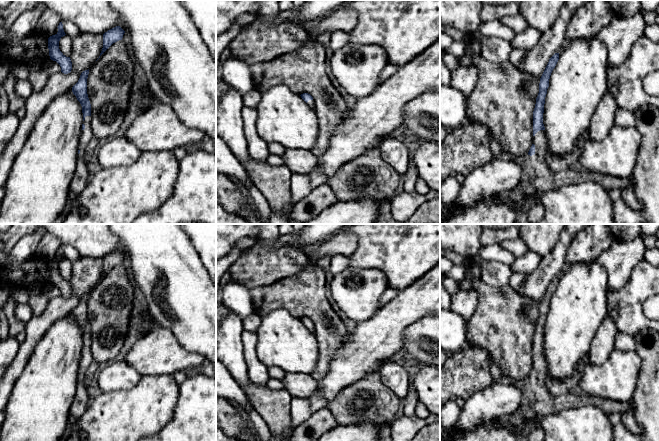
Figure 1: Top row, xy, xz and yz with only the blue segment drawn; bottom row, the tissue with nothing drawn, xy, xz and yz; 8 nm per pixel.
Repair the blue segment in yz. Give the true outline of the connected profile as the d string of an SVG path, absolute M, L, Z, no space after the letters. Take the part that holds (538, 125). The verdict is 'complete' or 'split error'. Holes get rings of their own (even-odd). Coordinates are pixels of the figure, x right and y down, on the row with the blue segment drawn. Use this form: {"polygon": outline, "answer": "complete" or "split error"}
{"polygon": "M555 53L549 59L540 78L539 93L533 111L533 144L526 155L514 158L522 167L522 176L519 184L508 192L508 196L517 213L539 191L558 189L565 185L579 184L586 181L594 181L607 190L619 189L621 191L632 183L629 177L606 176L583 168L553 172L548 167L545 161L547 142L543 113L549 79L558 60L559 53Z", "answer": "split error"}

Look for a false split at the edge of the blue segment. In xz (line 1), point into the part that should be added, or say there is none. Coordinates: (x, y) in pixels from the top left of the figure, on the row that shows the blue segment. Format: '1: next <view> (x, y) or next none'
1: next xz (311, 103)

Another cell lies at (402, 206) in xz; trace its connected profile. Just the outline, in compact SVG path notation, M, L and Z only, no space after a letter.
M431 190L425 195L404 191L394 196L389 203L392 217L398 221L407 221L420 205L431 199L440 199L440 191Z

